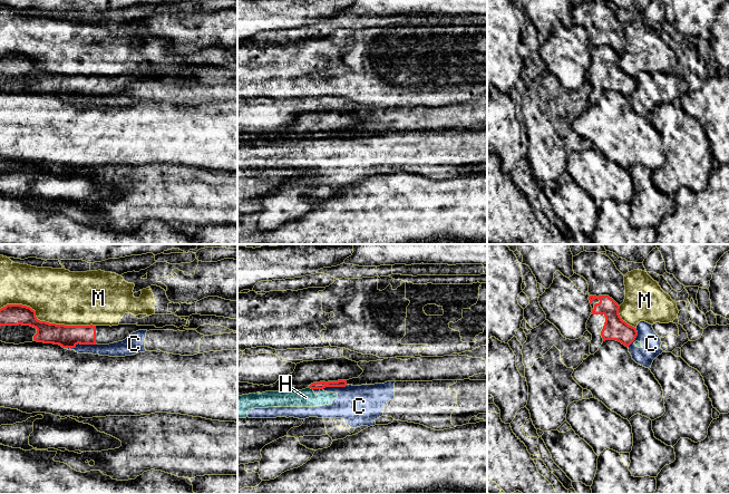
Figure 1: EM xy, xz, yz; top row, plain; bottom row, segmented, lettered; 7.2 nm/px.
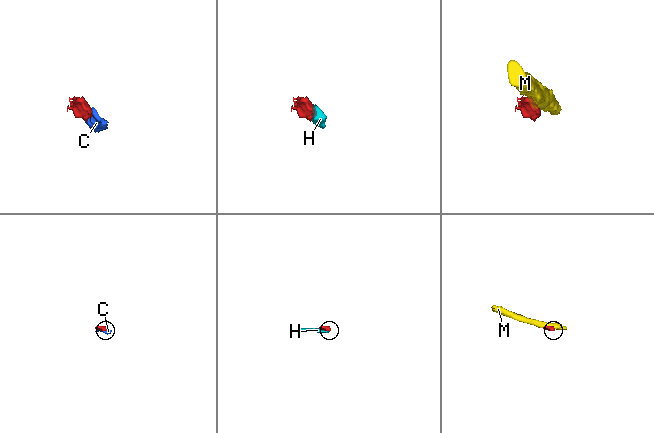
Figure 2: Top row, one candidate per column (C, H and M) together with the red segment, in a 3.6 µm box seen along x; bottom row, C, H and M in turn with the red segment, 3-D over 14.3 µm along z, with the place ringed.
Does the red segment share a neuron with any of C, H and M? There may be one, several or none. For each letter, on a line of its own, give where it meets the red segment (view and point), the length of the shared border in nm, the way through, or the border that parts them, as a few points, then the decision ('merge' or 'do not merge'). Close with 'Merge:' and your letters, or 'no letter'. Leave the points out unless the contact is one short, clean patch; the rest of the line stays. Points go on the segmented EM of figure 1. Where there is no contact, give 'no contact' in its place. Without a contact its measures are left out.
C: xy (80, 344) | 240 nm | do not merge
H: xz (311, 388) | 40 nm | do not merge
M: xy (45, 321) | 700 nm | do not merge
Merge: no letter

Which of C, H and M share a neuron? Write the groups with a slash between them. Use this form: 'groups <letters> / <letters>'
groups C H / M

